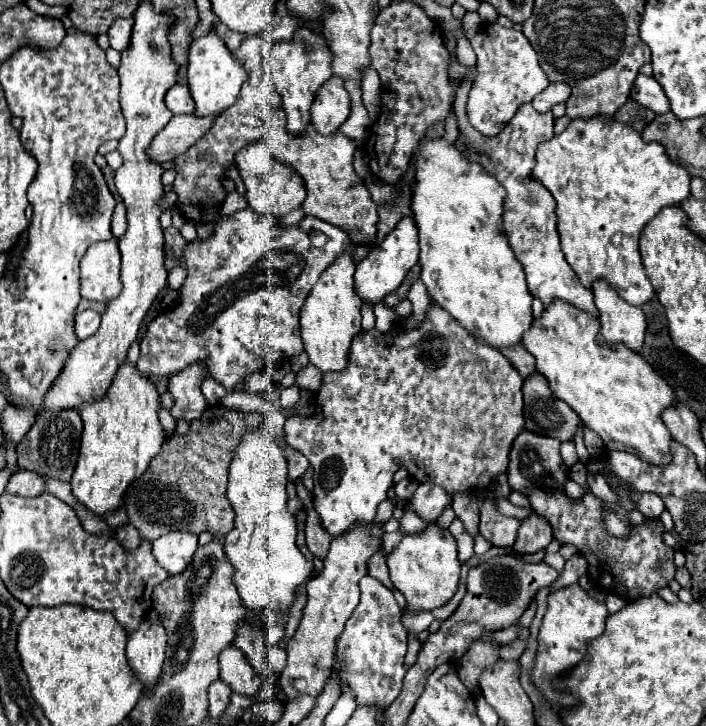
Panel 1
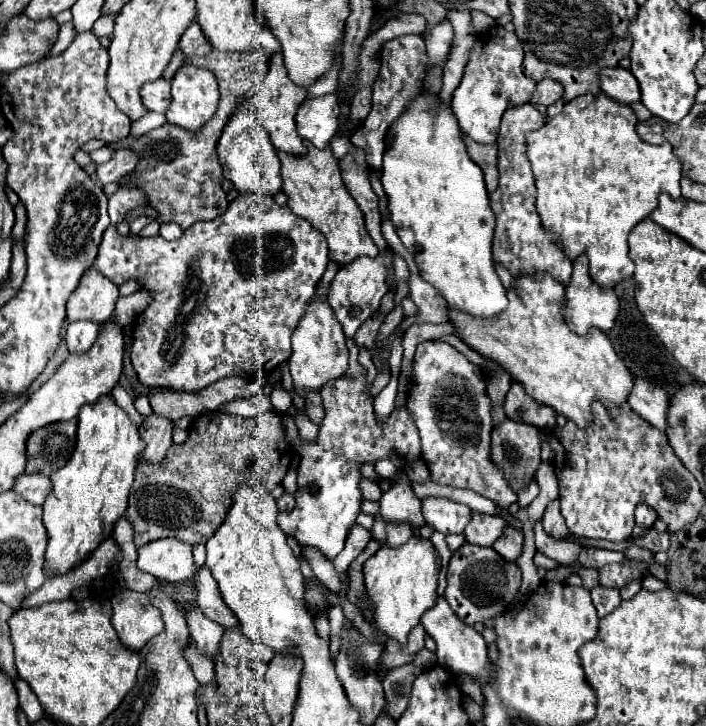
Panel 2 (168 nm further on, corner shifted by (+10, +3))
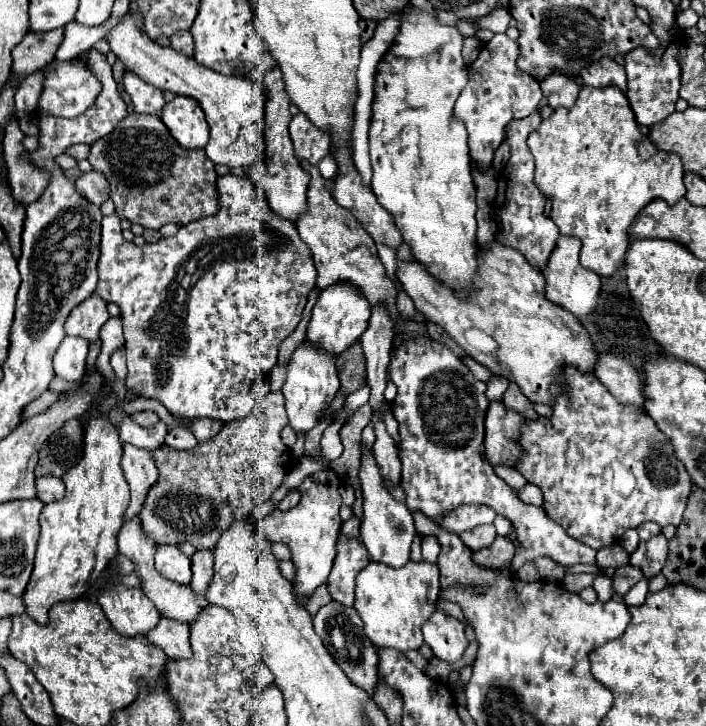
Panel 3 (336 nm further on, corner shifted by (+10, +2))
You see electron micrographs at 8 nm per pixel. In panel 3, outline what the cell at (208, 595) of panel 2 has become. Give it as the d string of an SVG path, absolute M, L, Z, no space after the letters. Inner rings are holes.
M198 550L192 554L192 582L190 588L194 594L202 596L212 580L212 550Z

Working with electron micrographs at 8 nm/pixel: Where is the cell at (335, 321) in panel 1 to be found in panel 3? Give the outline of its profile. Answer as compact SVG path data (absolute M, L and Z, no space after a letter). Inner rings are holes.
M302 342L290 358L288 376L282 386L284 406L286 406L286 414L288 414L288 426L296 434L310 432L324 418L324 410L334 400L338 388L340 388L340 382L338 382L338 372L336 372L336 358L326 352L322 354L312 344Z

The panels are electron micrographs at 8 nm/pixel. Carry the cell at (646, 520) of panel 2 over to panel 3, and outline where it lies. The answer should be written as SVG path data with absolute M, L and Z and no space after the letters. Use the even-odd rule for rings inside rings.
M644 522L644 524L638 526L638 536L640 536L642 542L646 542L646 540L658 536L660 532L662 532L662 528L660 528L658 524L654 524L654 522Z

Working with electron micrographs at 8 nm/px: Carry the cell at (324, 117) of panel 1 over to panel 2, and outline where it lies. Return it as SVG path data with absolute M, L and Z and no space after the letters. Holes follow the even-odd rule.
M322 95L306 99L296 113L298 135L318 149L324 149L338 127L338 95Z

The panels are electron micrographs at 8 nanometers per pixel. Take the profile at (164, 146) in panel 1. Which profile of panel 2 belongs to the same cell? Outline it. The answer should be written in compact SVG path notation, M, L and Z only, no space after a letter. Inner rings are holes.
M118 149L108 163L98 165L98 179L104 185L110 181L118 181L120 177L132 173L136 169L136 165L138 165L138 153L134 153L130 149Z

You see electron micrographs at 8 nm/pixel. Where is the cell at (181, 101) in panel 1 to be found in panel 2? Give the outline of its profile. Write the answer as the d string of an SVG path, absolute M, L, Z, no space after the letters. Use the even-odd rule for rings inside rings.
M158 79L154 83L146 83L140 89L140 95L142 95L142 103L148 111L166 113L166 107L170 107L170 81Z

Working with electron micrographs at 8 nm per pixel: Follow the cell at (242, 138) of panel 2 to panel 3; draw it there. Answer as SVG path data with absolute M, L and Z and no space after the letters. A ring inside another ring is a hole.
M130 10L120 18L114 28L110 28L106 40L110 44L110 50L126 66L126 70L142 78L146 84L152 84L158 90L170 90L176 96L190 96L202 106L210 126L210 142L204 152L214 164L224 164L228 168L248 168L256 162L264 162L258 146L264 132L264 82L234 76L226 78L218 72L212 72L210 68L204 68L190 56L178 54L172 48L158 46L142 30L142 16Z

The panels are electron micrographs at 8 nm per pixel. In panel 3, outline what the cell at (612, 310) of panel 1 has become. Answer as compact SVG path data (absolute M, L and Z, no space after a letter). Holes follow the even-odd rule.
M560 236L554 254L550 254L550 262L546 264L546 270L542 270L542 276L546 280L546 298L578 318L592 314L600 298L600 276L580 264L578 260L580 246L582 242L578 238Z

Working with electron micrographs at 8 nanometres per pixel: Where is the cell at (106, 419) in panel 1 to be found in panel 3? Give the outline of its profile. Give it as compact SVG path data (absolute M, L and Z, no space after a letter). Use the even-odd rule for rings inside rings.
M92 418L86 424L84 432L84 458L62 478L66 484L66 496L58 502L46 504L40 512L40 540L38 540L34 570L22 594L22 602L26 606L24 612L40 626L48 624L48 610L56 602L82 598L96 584L96 580L102 578L106 566L118 554L116 534L122 526L122 516L130 502L130 488L122 474L120 458L122 458L122 442L118 438L118 430L106 418Z

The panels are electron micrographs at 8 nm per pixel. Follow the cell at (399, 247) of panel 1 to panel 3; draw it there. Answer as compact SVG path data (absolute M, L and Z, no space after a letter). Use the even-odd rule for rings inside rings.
M346 284L330 286L320 292L312 308L312 318L306 328L306 340L328 354L340 356L344 350L348 350L354 342L360 340L360 336L368 328L368 318L370 318L370 304L358 292L358 288L346 286Z

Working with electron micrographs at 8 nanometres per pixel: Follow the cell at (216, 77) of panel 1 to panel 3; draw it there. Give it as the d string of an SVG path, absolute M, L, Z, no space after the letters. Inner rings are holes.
M176 96L166 104L162 122L184 150L198 150L208 144L208 122L204 110L188 96Z

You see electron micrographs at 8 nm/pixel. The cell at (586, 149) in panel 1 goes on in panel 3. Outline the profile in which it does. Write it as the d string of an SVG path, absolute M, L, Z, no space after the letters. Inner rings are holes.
M582 86L572 108L558 108L550 118L542 120L538 130L528 136L528 148L534 154L536 174L534 182L552 200L552 220L560 228L560 234L578 236L582 240L580 264L598 276L614 274L628 248L628 226L636 214L650 200L666 200L676 204L684 196L684 170L682 160L674 152L664 152L638 130L634 112L628 98L616 86L588 88Z

